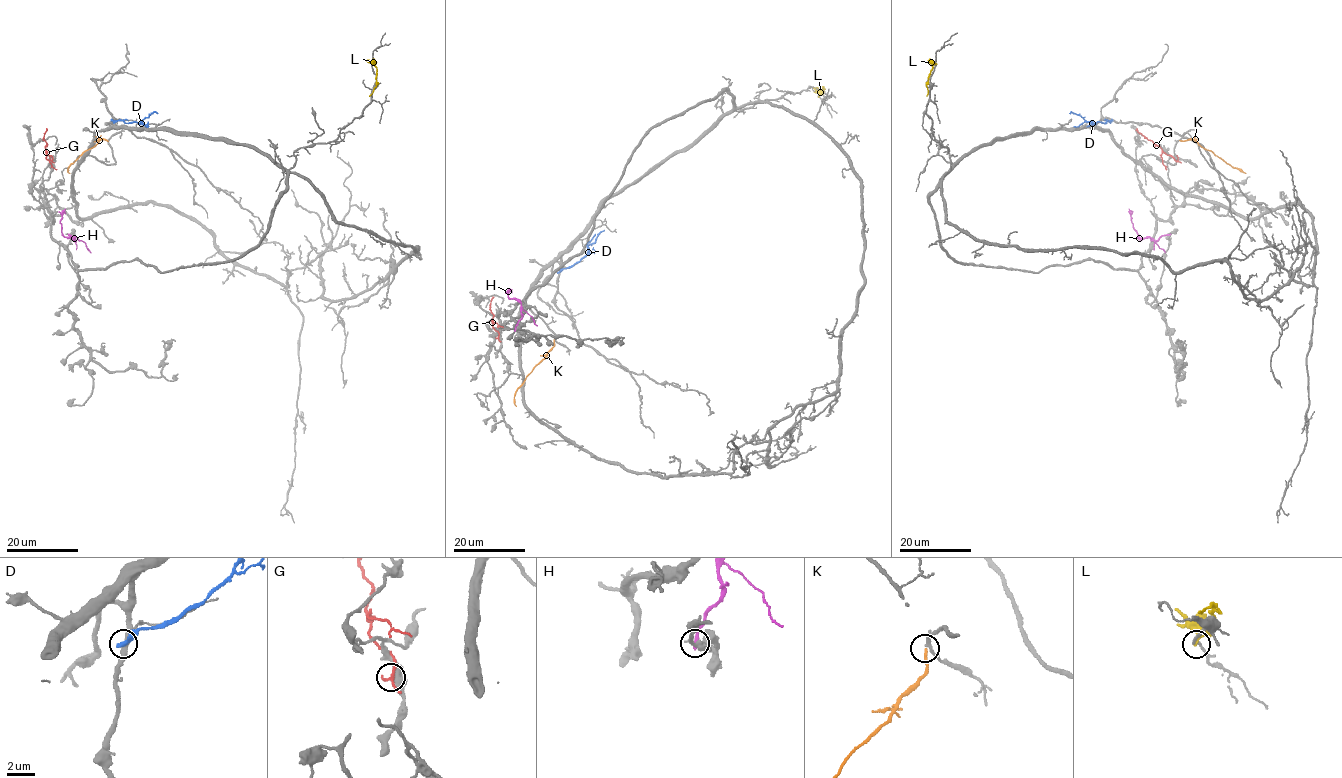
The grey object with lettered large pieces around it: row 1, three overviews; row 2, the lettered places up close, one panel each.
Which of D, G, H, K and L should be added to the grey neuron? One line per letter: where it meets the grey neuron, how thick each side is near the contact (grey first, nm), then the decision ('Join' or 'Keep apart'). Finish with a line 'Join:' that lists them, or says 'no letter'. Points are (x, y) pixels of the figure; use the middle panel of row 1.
D: Touches grey at (559, 272). Thickness 320 nm (grey) against 460 nm. Keep apart
G: Touches grey at (498, 337). Thickness 500 nm (grey) against 130 nm. Keep apart
H: Touches grey at (515, 329). Thickness 320 nm (grey) against 280 nm. Keep apart
K: Touches grey at (553, 340). Thickness 240 nm (grey) against 180 nm. Join
L: Touches grey at (818, 96). Thickness 170 nm (grey) against 340 nm. Keep apart
Join: K

